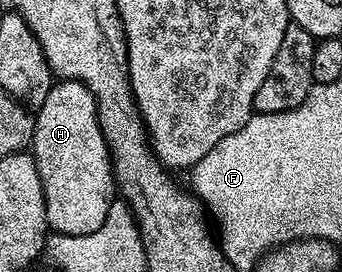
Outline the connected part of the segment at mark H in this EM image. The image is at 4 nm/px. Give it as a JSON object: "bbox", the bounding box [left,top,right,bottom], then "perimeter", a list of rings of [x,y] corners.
{"bbox":[32,79,116,235],"perimeter":[[[65,79],[55,80],[53,87],[48,91],[48,99],[44,99],[44,103],[34,113],[34,143],[32,152],[34,154],[34,162],[36,163],[36,171],[40,171],[40,183],[44,187],[44,207],[46,208],[47,226],[53,232],[63,233],[64,235],[88,235],[92,231],[96,231],[96,227],[100,227],[100,223],[104,223],[104,219],[108,219],[108,207],[112,207],[112,203],[116,200],[116,182],[114,180],[114,165],[110,162],[110,148],[104,139],[104,131],[100,127],[96,99],[92,95],[92,91],[88,91],[88,87],[84,87],[84,83]]]}

